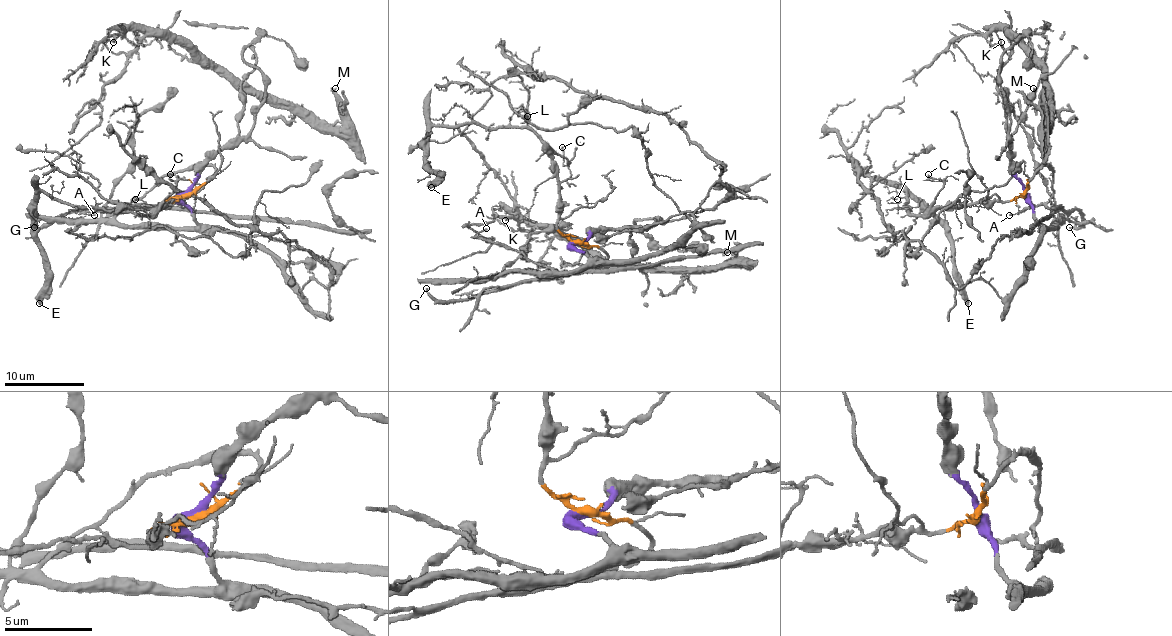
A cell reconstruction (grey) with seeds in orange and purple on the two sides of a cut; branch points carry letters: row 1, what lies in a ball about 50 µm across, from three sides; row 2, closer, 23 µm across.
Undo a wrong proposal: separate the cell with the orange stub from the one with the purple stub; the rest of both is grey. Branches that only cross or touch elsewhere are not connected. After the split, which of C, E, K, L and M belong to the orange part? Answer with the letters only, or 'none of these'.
C, E, L

